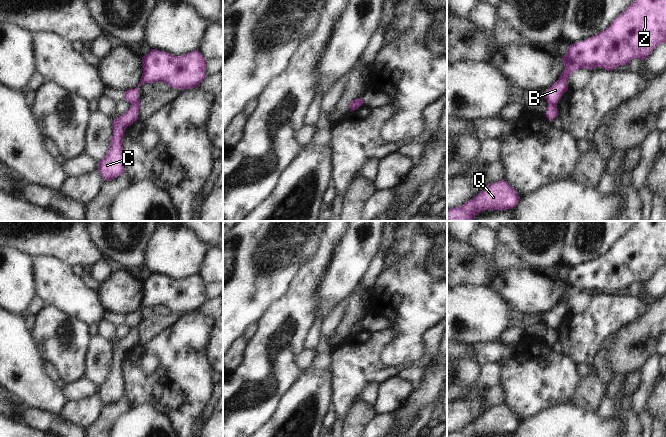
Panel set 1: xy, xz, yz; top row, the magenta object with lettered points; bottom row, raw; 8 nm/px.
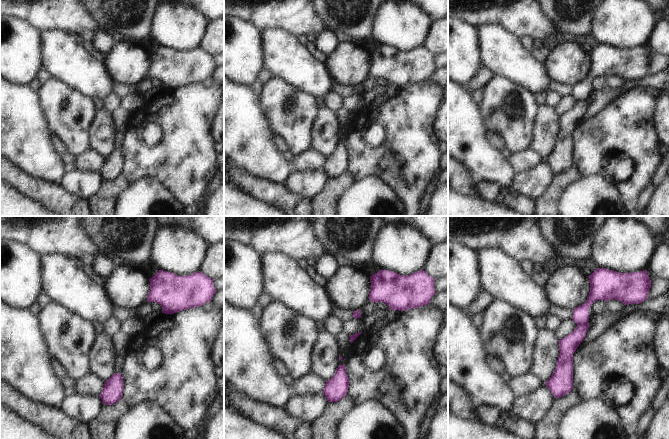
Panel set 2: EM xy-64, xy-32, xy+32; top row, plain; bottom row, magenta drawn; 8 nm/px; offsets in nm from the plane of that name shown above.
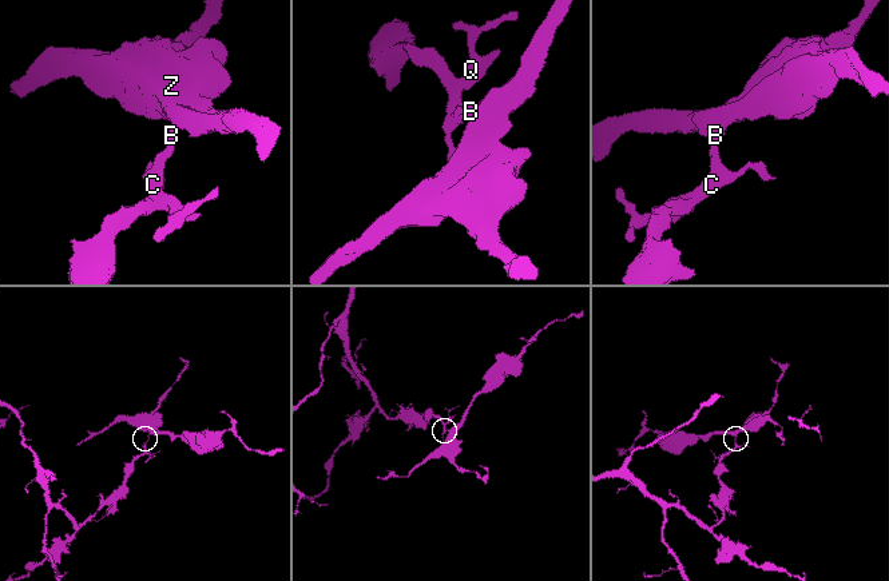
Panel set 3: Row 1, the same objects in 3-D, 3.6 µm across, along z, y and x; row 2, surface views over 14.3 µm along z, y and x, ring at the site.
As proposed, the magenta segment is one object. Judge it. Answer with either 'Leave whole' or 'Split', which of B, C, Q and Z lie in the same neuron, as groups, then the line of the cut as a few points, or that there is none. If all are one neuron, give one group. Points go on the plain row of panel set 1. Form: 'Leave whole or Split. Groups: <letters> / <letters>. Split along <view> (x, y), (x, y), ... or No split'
Split. Groups: B Z / C Q. Split along xy (138, 326), (131, 329)

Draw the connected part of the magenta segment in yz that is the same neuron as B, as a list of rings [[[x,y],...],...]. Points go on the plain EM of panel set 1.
[[[636,221],[636,224],[625,233],[605,255],[571,268],[567,277],[561,281],[565,294],[559,303],[547,314],[545,323],[556,328],[568,315],[567,306],[572,297],[578,293],[601,291],[612,295],[620,289],[629,289],[632,283],[639,282],[642,287],[656,271],[666,266],[666,221]]]

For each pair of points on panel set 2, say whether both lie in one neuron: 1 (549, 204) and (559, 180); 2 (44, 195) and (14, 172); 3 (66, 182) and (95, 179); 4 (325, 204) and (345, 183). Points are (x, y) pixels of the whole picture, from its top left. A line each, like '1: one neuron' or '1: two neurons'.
1: one neuron
2: one neuron
3: one neuron
4: one neuron

